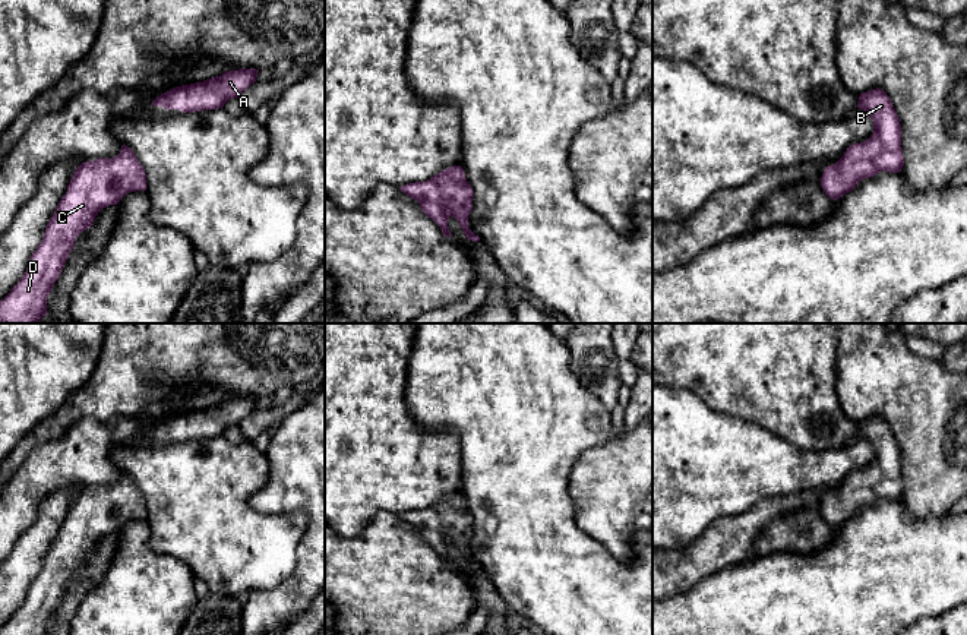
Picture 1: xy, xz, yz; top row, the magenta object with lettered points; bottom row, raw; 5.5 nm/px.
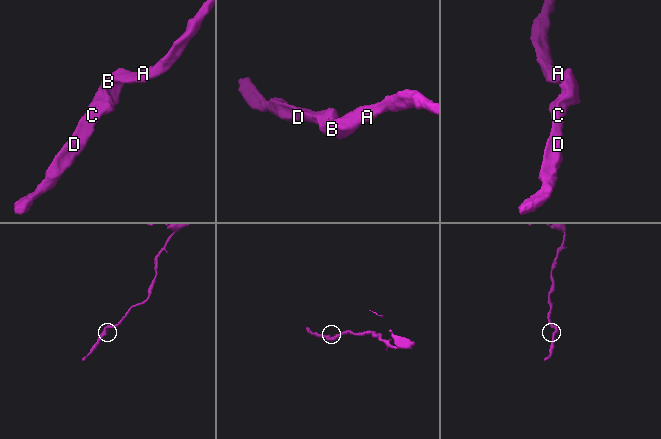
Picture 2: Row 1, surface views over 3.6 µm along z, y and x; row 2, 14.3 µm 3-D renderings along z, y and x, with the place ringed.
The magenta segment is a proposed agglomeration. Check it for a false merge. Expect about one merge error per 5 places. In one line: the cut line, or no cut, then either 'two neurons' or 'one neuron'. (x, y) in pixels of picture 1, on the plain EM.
cut none; one neuron

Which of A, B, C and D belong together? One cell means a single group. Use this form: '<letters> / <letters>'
A B C D

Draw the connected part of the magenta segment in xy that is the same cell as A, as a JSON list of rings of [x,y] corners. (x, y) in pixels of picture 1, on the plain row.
[[[256,397],[228,398],[203,410],[176,414],[157,424],[152,433],[183,440],[222,436],[228,427],[238,426],[256,410],[257,399]]]

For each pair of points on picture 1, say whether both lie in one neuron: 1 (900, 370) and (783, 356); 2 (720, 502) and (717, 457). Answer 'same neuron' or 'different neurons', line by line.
1: different neurons
2: same neuron

